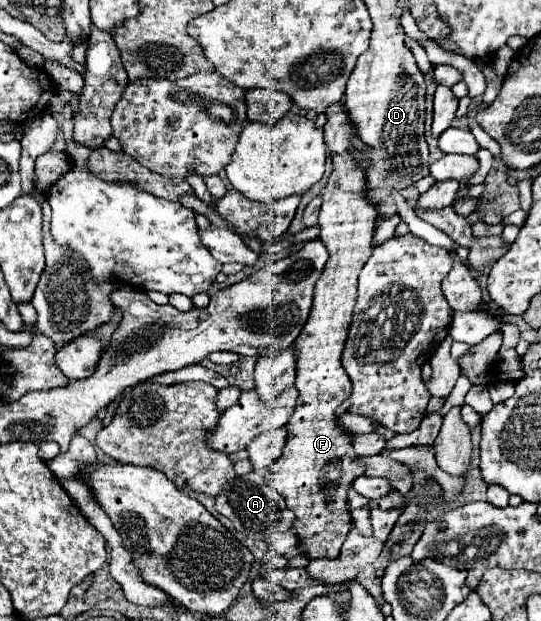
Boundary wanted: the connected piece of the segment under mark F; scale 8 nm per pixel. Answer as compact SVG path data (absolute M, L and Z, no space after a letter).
M332 104L326 112L328 122L324 126L324 138L328 148L332 150L332 160L334 160L334 172L326 184L326 188L322 190L322 210L320 210L320 240L324 242L324 246L328 248L328 262L326 268L314 288L314 308L310 312L310 320L306 322L306 326L302 328L298 340L294 342L294 350L296 350L296 388L300 392L298 396L298 404L294 414L290 416L286 428L288 428L288 440L286 446L282 450L282 456L270 466L270 474L266 480L274 490L278 490L284 500L286 506L296 514L294 520L294 532L300 540L298 550L300 554L308 556L308 560L316 560L316 558L336 558L340 554L340 548L348 536L348 530L352 526L352 518L350 518L350 508L348 508L348 488L352 484L352 480L356 476L364 474L364 464L354 464L358 454L352 448L352 440L354 434L348 432L346 428L342 428L338 424L338 416L336 416L336 408L342 404L342 400L346 400L352 392L352 384L350 378L346 376L346 370L342 368L342 350L344 350L344 342L348 338L348 328L352 322L352 310L356 306L356 298L358 298L358 274L362 270L362 266L366 264L366 260L372 254L372 236L374 236L374 222L378 216L376 206L372 206L366 198L366 190L364 190L364 172L354 164L354 156L352 152L348 152L350 146L350 138L354 138L354 132L350 132L350 120L346 120L346 110L342 108L342 104Z

